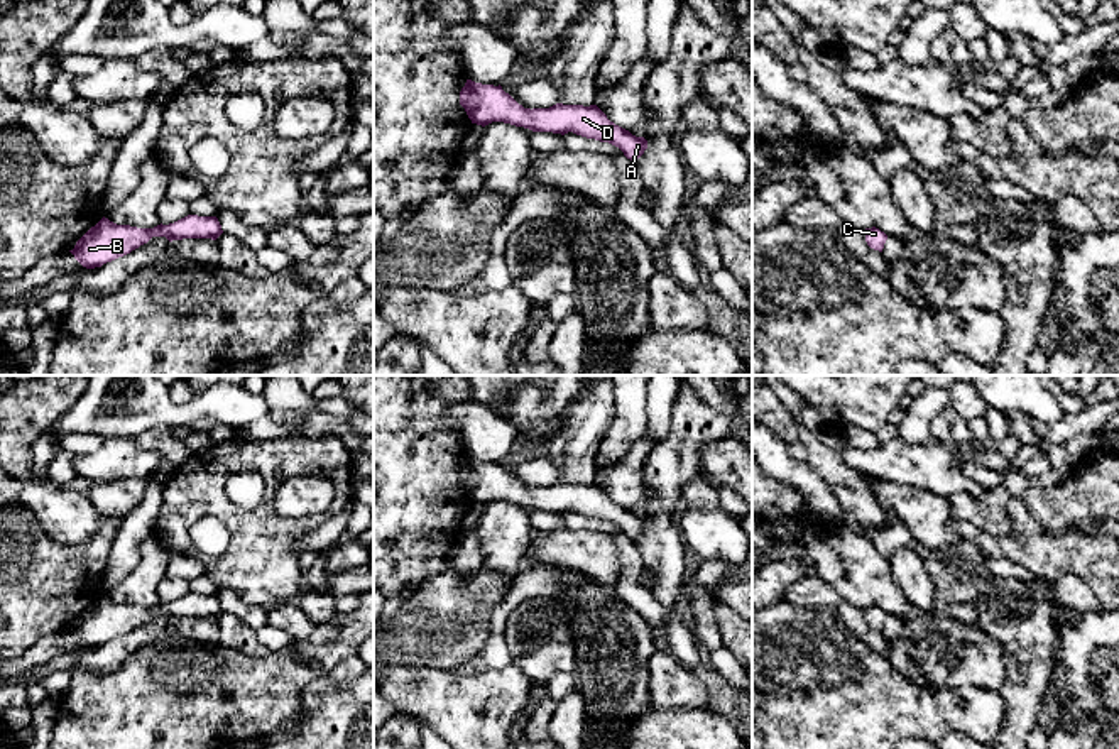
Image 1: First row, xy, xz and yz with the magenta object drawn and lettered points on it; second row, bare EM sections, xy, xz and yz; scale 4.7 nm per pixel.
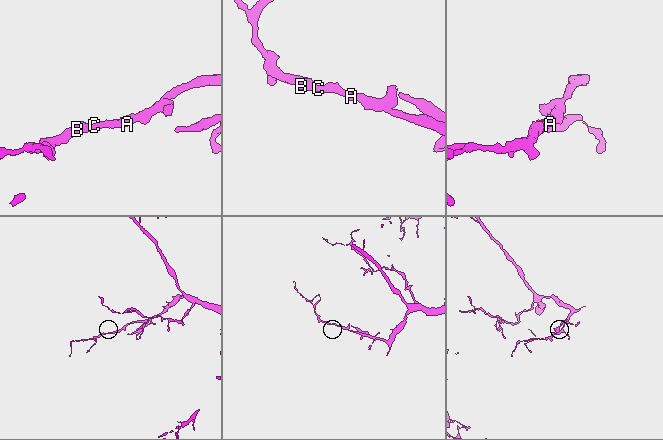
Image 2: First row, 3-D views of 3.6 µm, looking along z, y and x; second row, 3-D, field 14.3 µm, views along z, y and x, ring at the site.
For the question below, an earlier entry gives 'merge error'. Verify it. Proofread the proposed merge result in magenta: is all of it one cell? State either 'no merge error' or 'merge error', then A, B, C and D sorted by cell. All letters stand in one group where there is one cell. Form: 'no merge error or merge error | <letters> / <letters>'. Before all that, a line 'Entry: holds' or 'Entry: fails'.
Entry: fails
no merge error | A B C D

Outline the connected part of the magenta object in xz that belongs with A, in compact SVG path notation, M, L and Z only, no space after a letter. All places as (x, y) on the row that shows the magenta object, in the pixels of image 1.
M467 79L460 91L460 105L465 108L472 123L489 125L504 122L524 127L532 132L568 134L609 142L619 147L630 161L637 161L647 149L644 137L636 137L629 130L615 125L597 107L556 103L549 108L524 108L502 86L482 85Z

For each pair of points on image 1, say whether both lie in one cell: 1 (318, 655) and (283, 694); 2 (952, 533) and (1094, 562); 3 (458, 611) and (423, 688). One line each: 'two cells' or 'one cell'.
1: one cell
2: one cell
3: two cells

